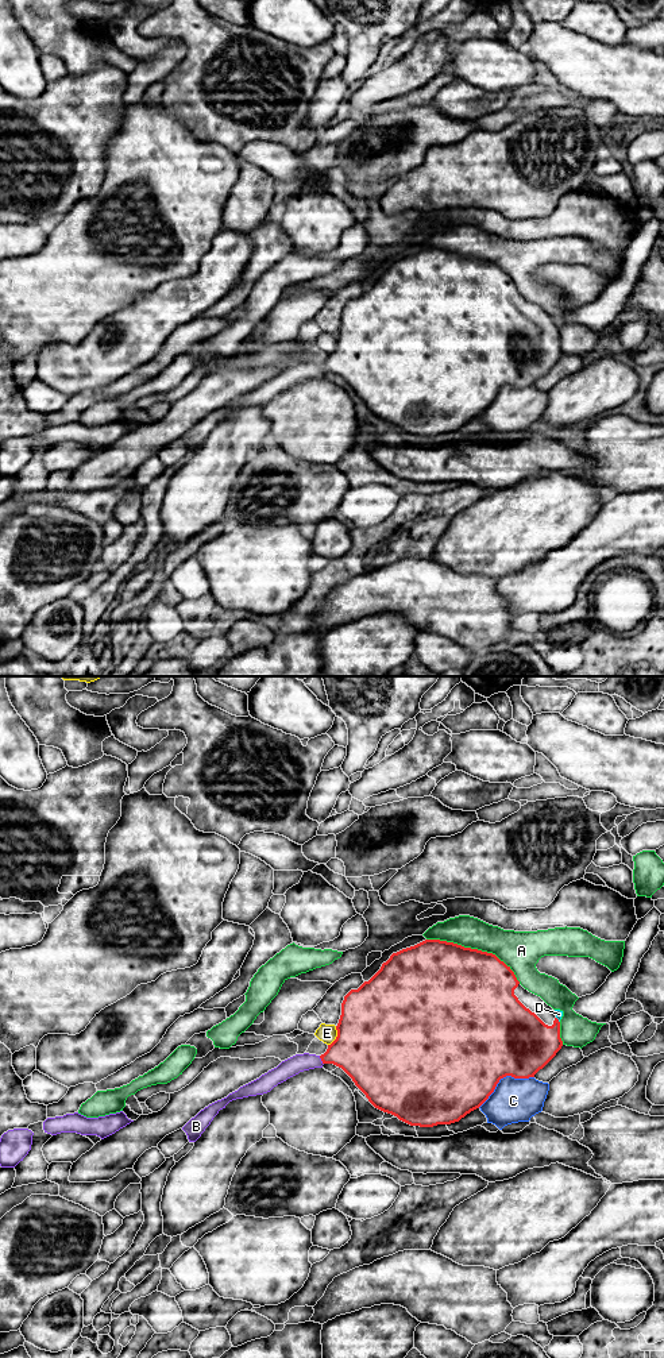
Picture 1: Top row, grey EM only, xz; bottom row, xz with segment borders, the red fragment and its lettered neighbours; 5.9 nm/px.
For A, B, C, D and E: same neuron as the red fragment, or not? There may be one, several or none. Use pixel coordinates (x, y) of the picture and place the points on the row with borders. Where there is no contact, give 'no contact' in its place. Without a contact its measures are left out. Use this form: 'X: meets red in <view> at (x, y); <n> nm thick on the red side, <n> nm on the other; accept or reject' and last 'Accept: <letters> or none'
A: meets red in xz at (475, 949); 500 nm thick on the red side, 220 nm on the other; reject
B: meets red in xz at (321, 1060); 340 nm thick on the red side, 110 nm on the other; accept
C: meets red in xz at (502, 1077); 500 nm thick on the red side, 260 nm on the other; reject
D: meets red in xz at (558, 1019); 360 nm thick on the red side, 50 nm on the other; reject
E: meets red in xz at (338, 1036); 500 nm thick on the red side, 110 nm on the other; reject
Accept: B

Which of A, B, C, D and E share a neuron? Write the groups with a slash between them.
A / B / C / D / E

